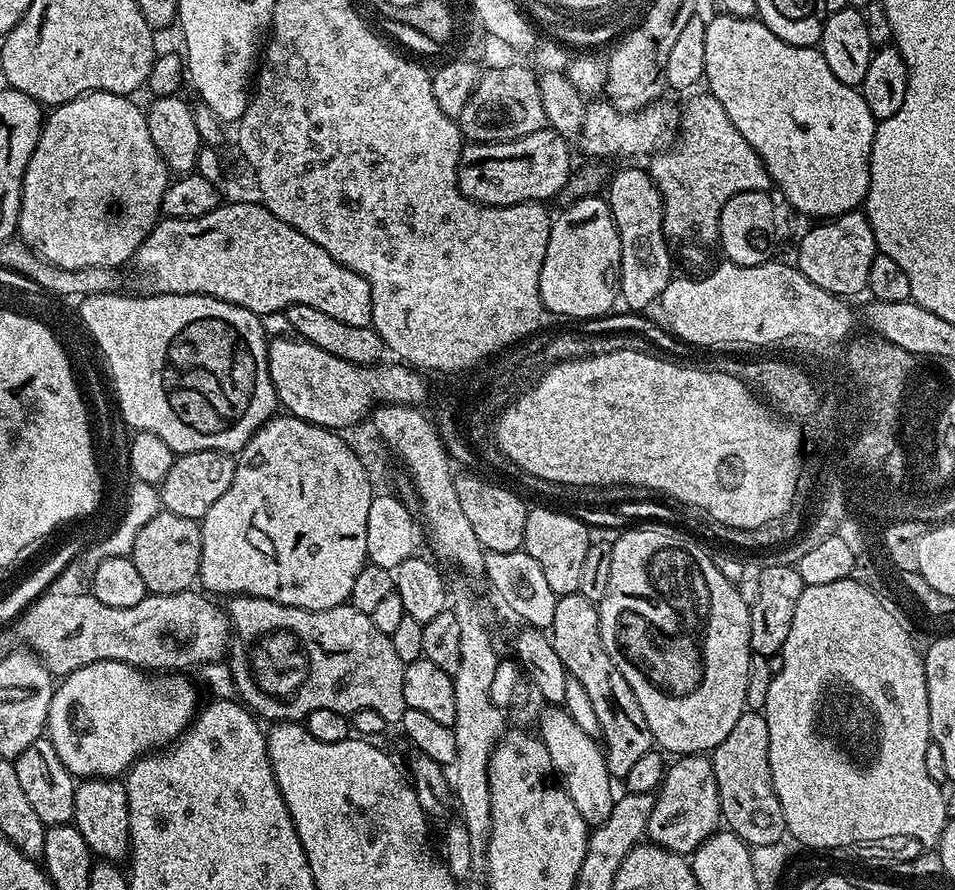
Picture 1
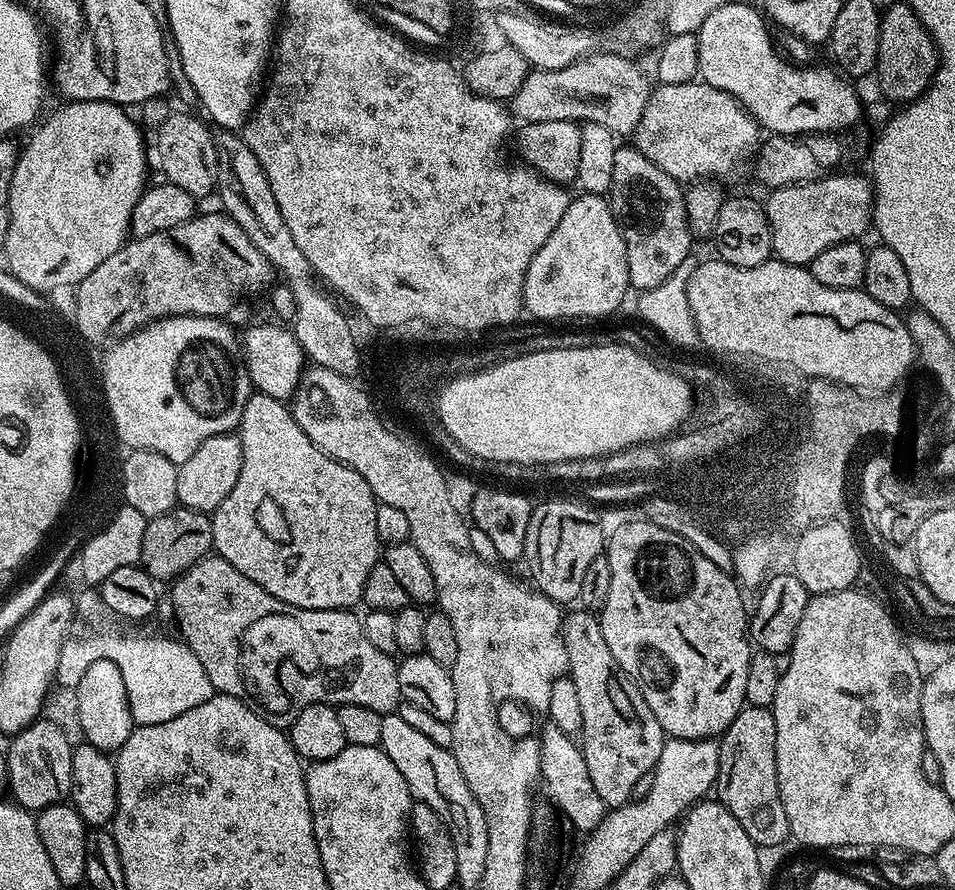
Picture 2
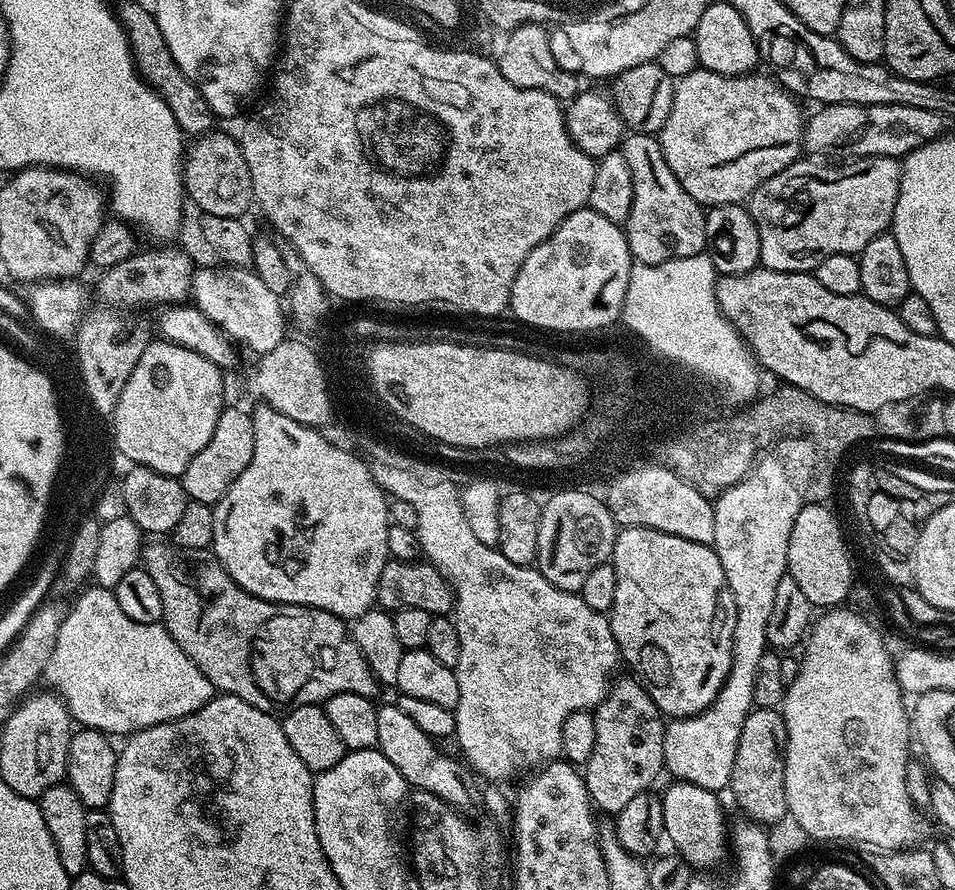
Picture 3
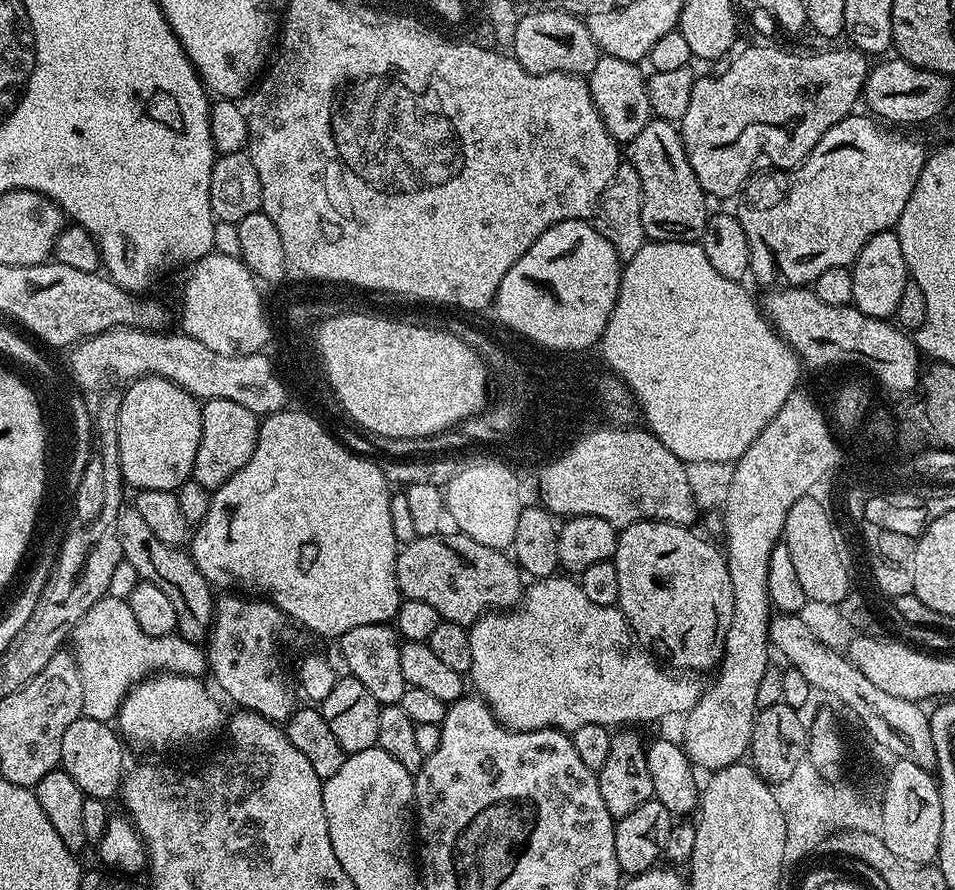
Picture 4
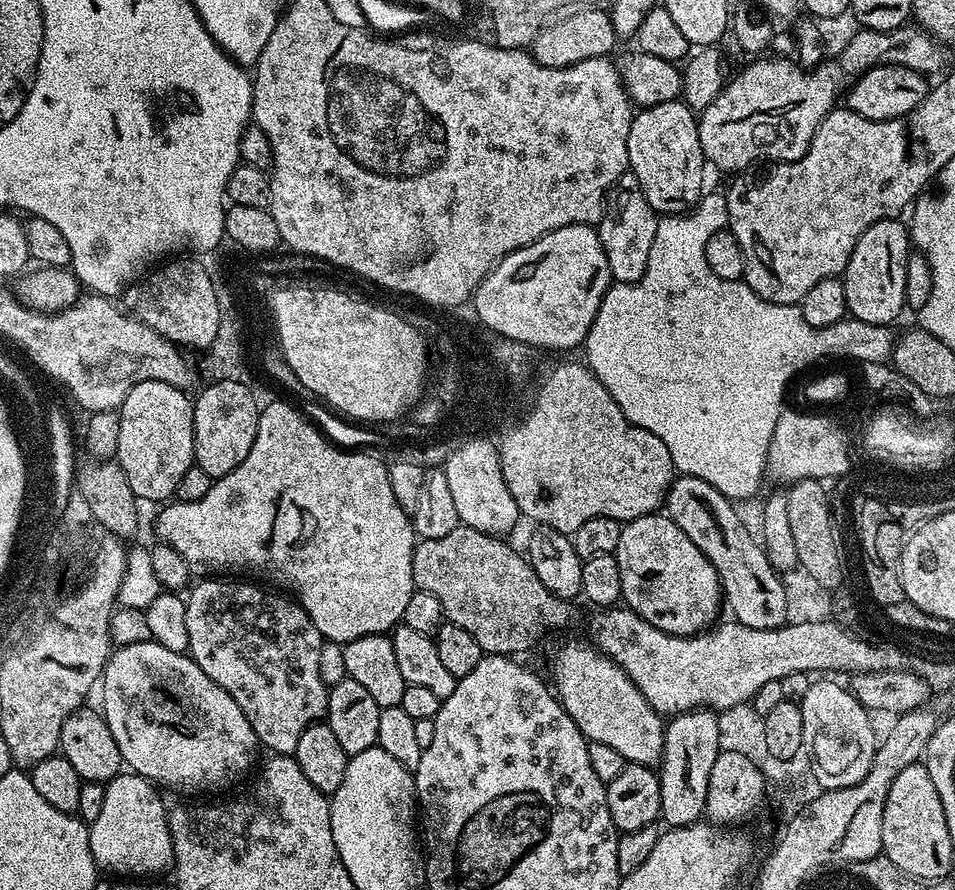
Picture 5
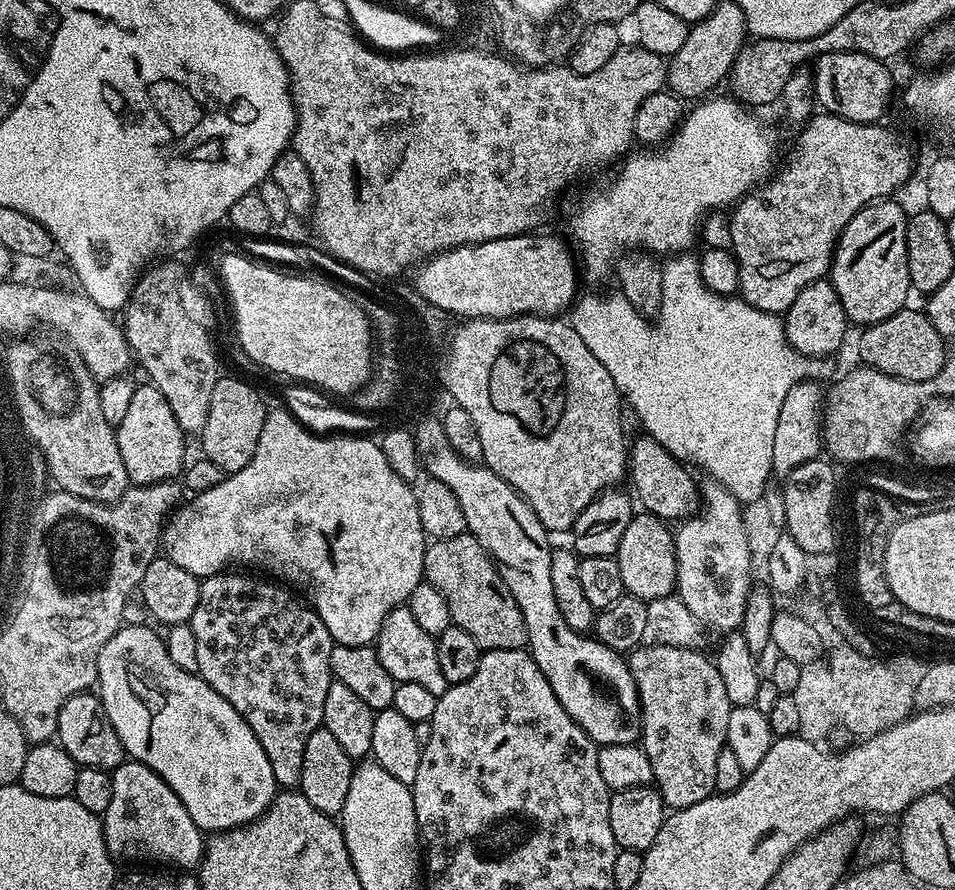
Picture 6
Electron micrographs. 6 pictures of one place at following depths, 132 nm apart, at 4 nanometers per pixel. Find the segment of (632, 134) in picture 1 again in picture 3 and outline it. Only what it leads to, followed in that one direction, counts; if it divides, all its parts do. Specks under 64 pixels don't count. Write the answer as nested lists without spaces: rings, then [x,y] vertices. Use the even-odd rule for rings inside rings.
[[[697,66],[693,72],[676,80],[674,102],[670,106],[670,116],[666,118],[666,122],[660,127],[658,139],[662,146],[662,154],[666,158],[666,166],[670,166],[670,170],[674,170],[674,178],[678,178],[678,182],[682,182],[682,190],[686,190],[686,194],[690,194],[690,198],[694,198],[701,206],[744,204],[747,201],[747,196],[759,184],[764,184],[767,180],[774,179],[775,176],[779,177],[785,170],[793,167],[801,159],[806,116],[805,113],[800,113],[800,108],[796,105],[799,104],[797,97],[793,96],[783,84],[777,82],[771,75],[768,75],[769,77],[756,75],[727,76],[726,74],[714,74],[710,70]]]

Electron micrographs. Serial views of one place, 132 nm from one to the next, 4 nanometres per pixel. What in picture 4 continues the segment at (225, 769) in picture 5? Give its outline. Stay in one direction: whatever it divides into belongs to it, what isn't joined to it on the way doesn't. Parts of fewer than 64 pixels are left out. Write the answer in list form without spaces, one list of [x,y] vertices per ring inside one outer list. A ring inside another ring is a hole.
[[[161,672],[133,685],[121,702],[118,731],[129,745],[153,748],[156,752],[172,752],[191,744],[204,744],[216,731],[221,731],[226,712],[204,689],[204,680],[176,672]]]

